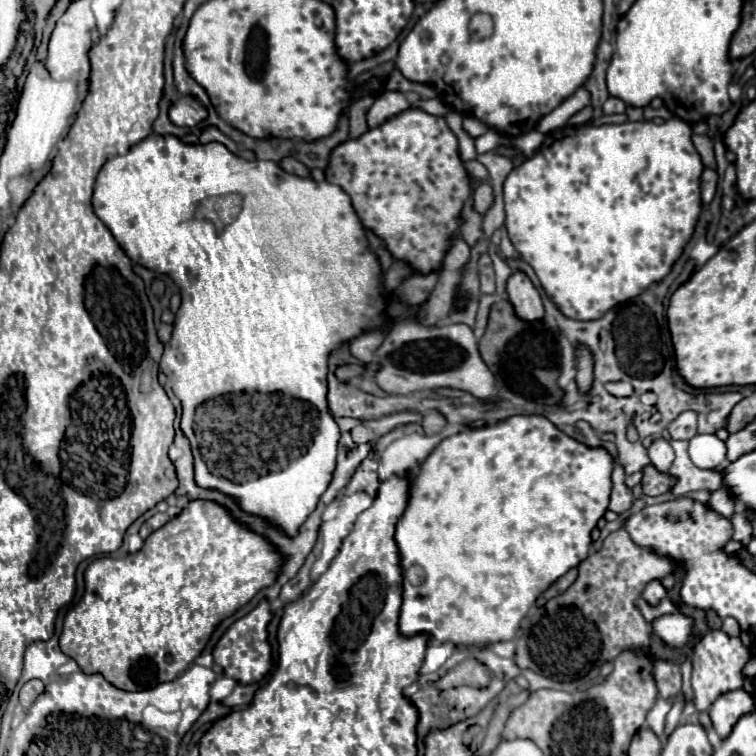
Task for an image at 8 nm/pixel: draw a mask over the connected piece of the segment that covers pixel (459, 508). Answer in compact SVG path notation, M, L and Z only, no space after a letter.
M512 415L504 421L498 421L494 425L486 425L480 429L466 429L452 437L446 437L418 467L418 471L412 477L412 489L408 507L398 521L396 527L396 543L402 557L402 571L404 571L404 601L400 609L400 631L404 635L416 635L416 633L428 633L430 643L440 645L446 641L452 641L456 645L486 645L496 641L514 639L514 633L528 613L530 605L542 595L556 579L560 579L564 573L568 573L572 567L578 567L590 551L590 533L596 527L598 519L604 517L608 509L608 497L612 491L610 473L614 469L612 457L604 453L604 449L588 449L586 445L578 443L576 439L562 433L554 423L550 423L542 415Z

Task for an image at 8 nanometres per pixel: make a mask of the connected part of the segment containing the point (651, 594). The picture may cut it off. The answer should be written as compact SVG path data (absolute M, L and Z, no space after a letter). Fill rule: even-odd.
M652 579L652 581L646 585L644 593L642 593L642 597L644 597L648 603L652 603L652 605L658 603L664 595L666 595L666 589L664 589L664 585L662 585L660 579Z

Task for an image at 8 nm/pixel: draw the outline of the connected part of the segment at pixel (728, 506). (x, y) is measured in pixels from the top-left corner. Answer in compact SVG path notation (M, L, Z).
M724 489L714 491L714 493L710 495L706 507L708 507L710 511L716 511L716 513L724 515L724 517L730 517L730 515L736 511L736 507L732 505L732 501L728 501L728 493L724 493Z

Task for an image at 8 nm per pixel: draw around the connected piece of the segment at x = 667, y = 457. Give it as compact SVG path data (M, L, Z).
M656 439L656 441L650 445L648 455L650 455L650 463L652 463L660 473L668 473L668 471L670 471L672 461L674 461L674 451L672 451L672 447L670 447L668 441Z

